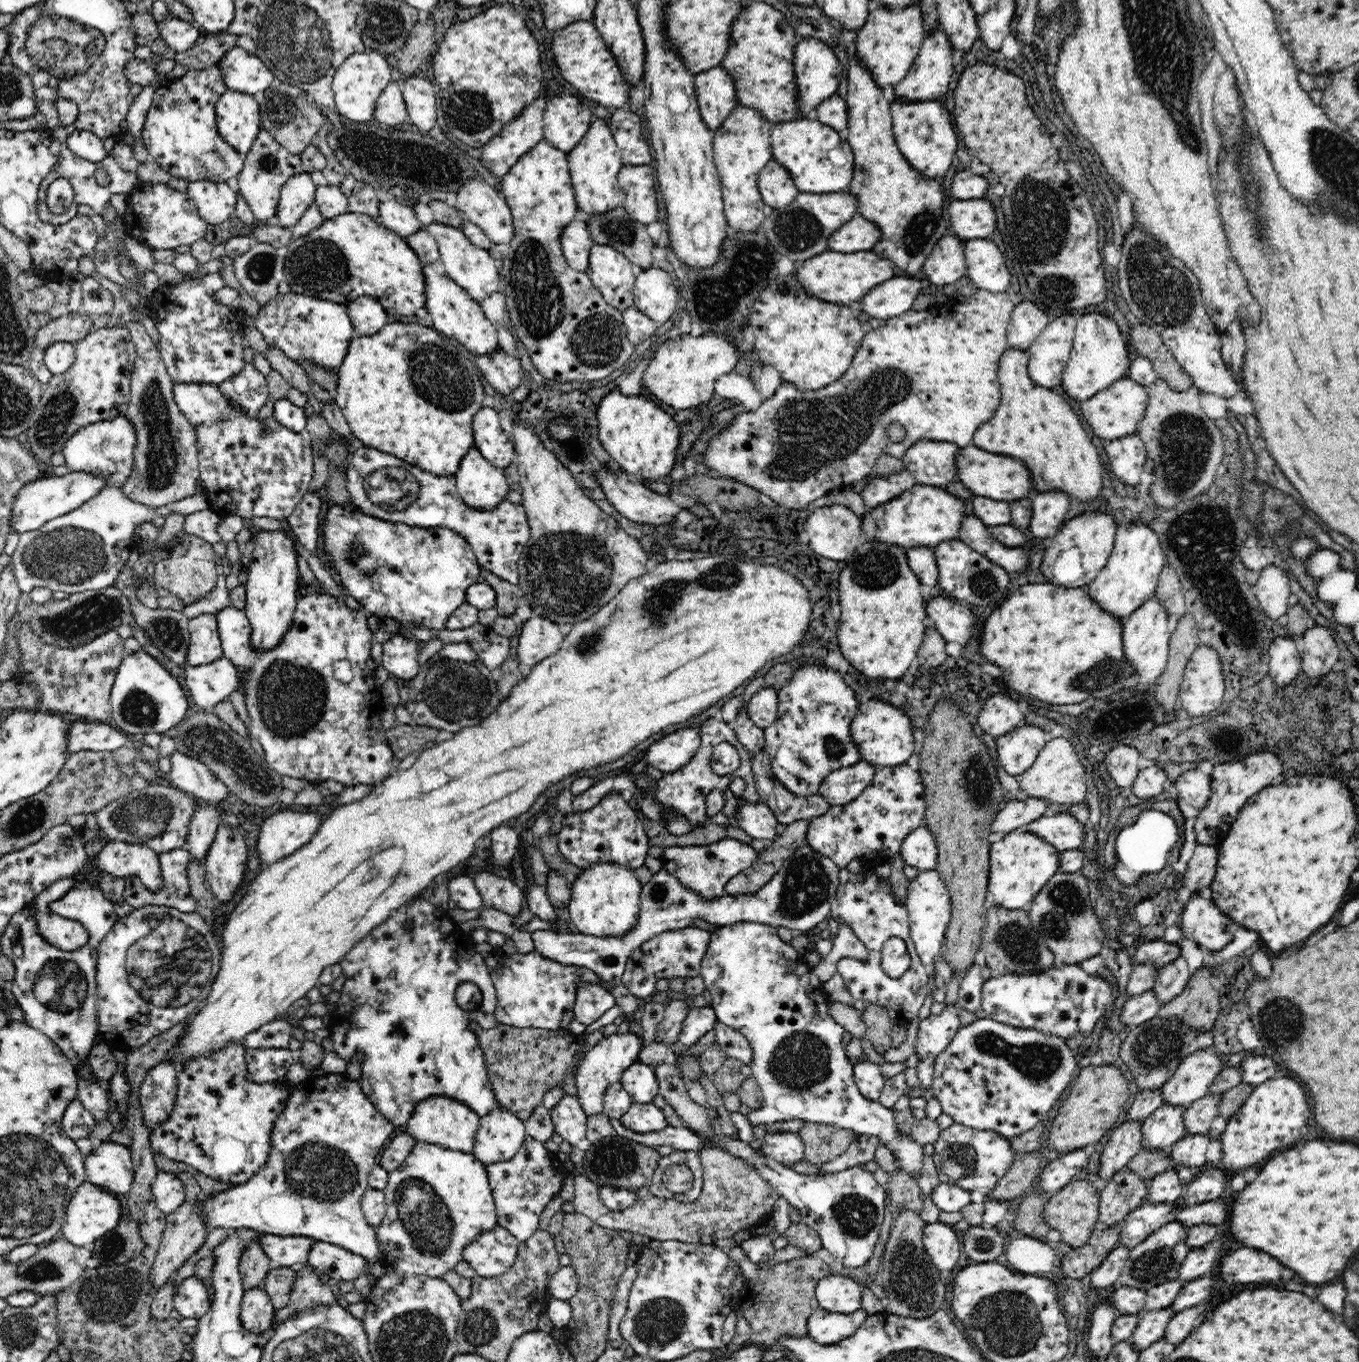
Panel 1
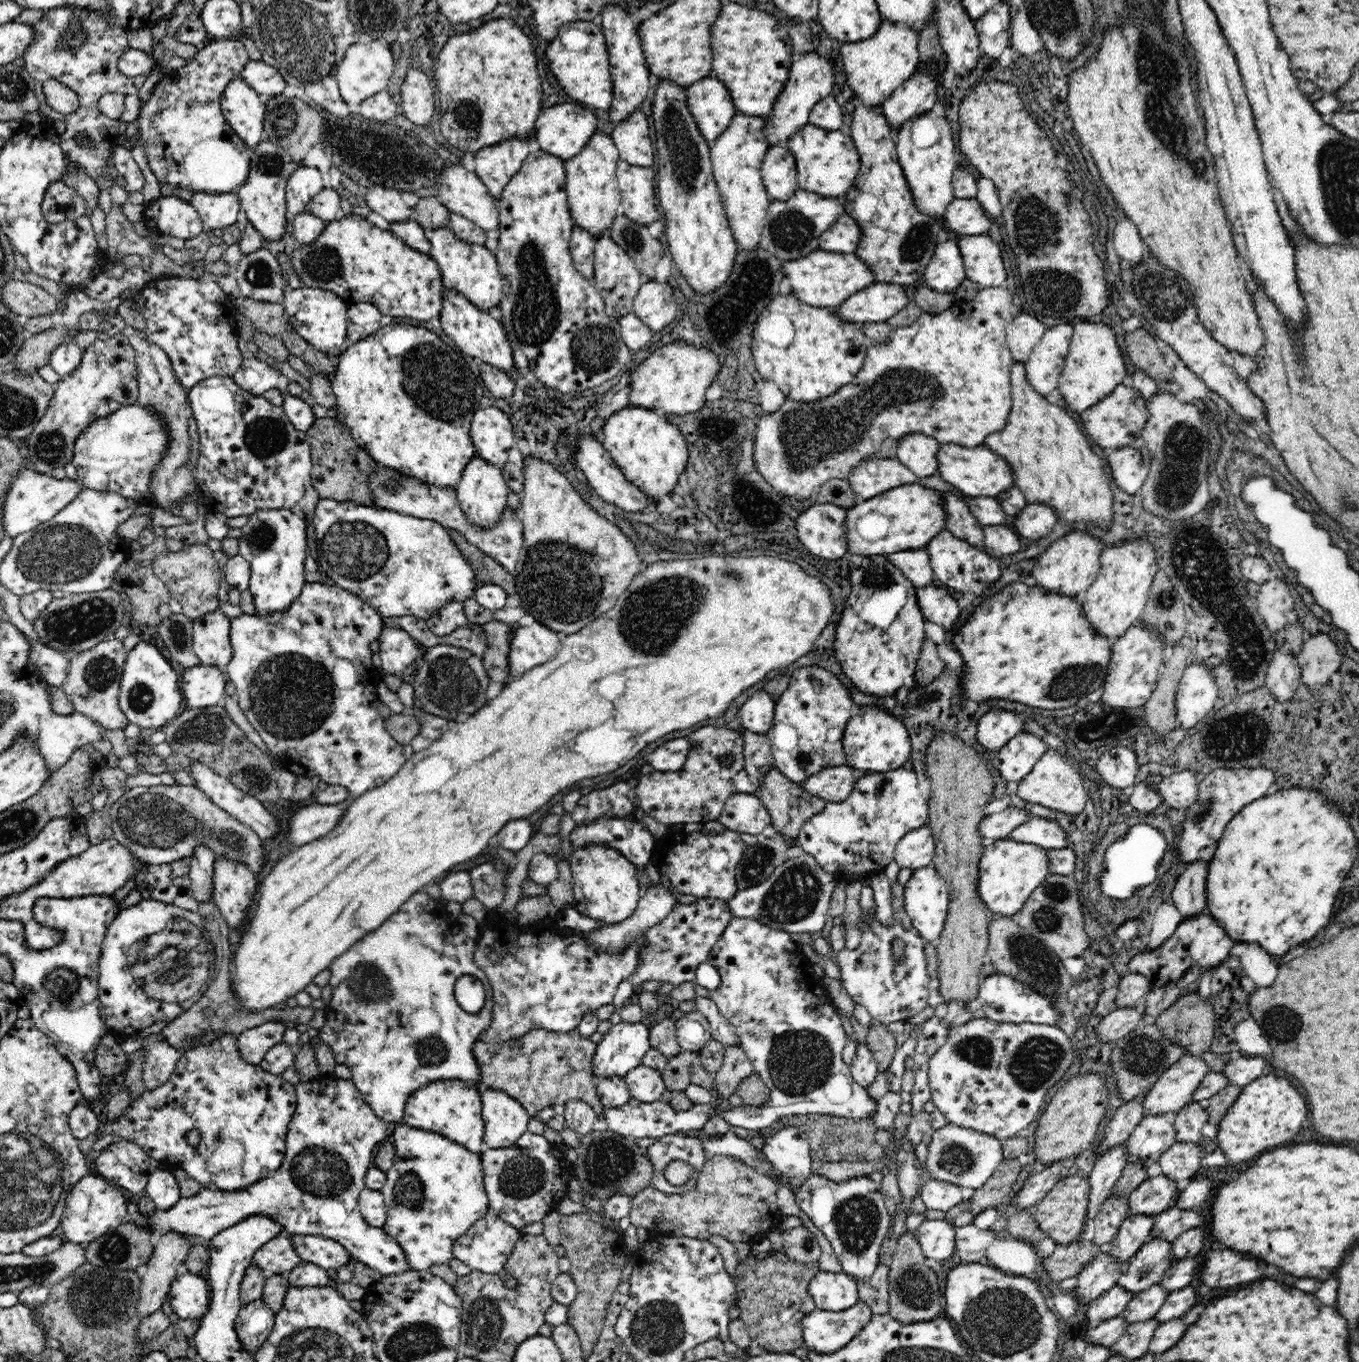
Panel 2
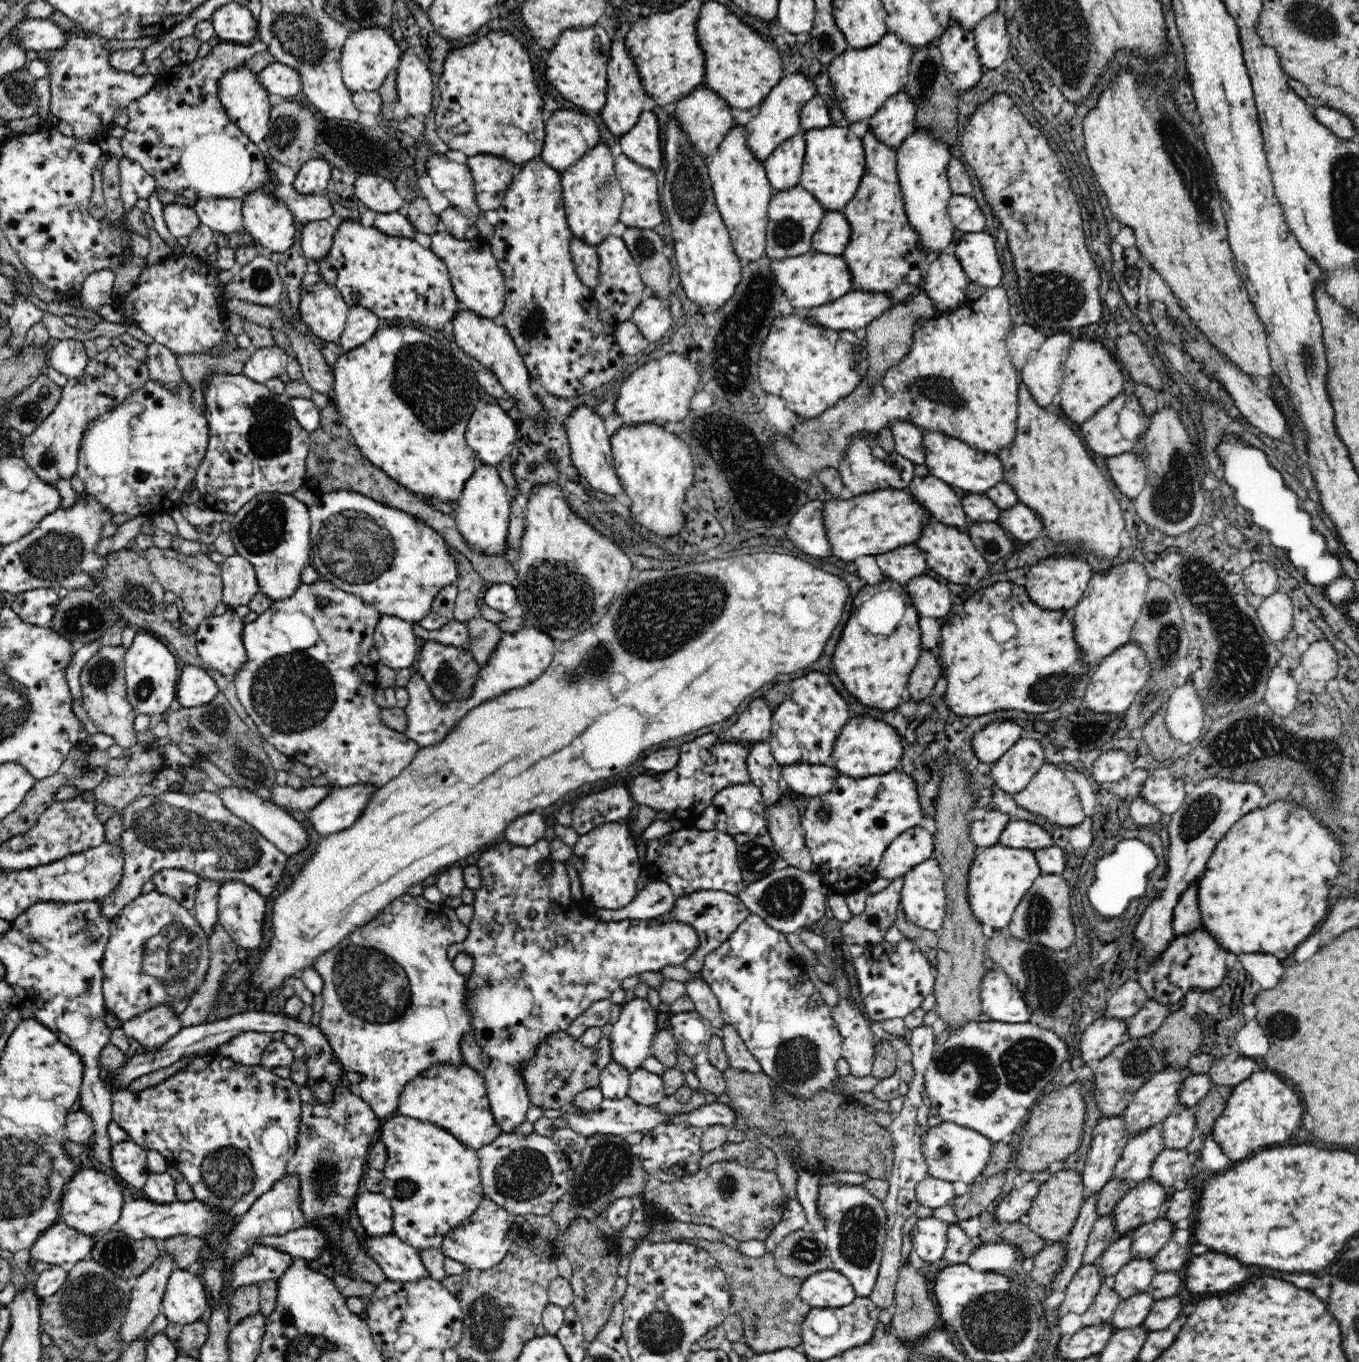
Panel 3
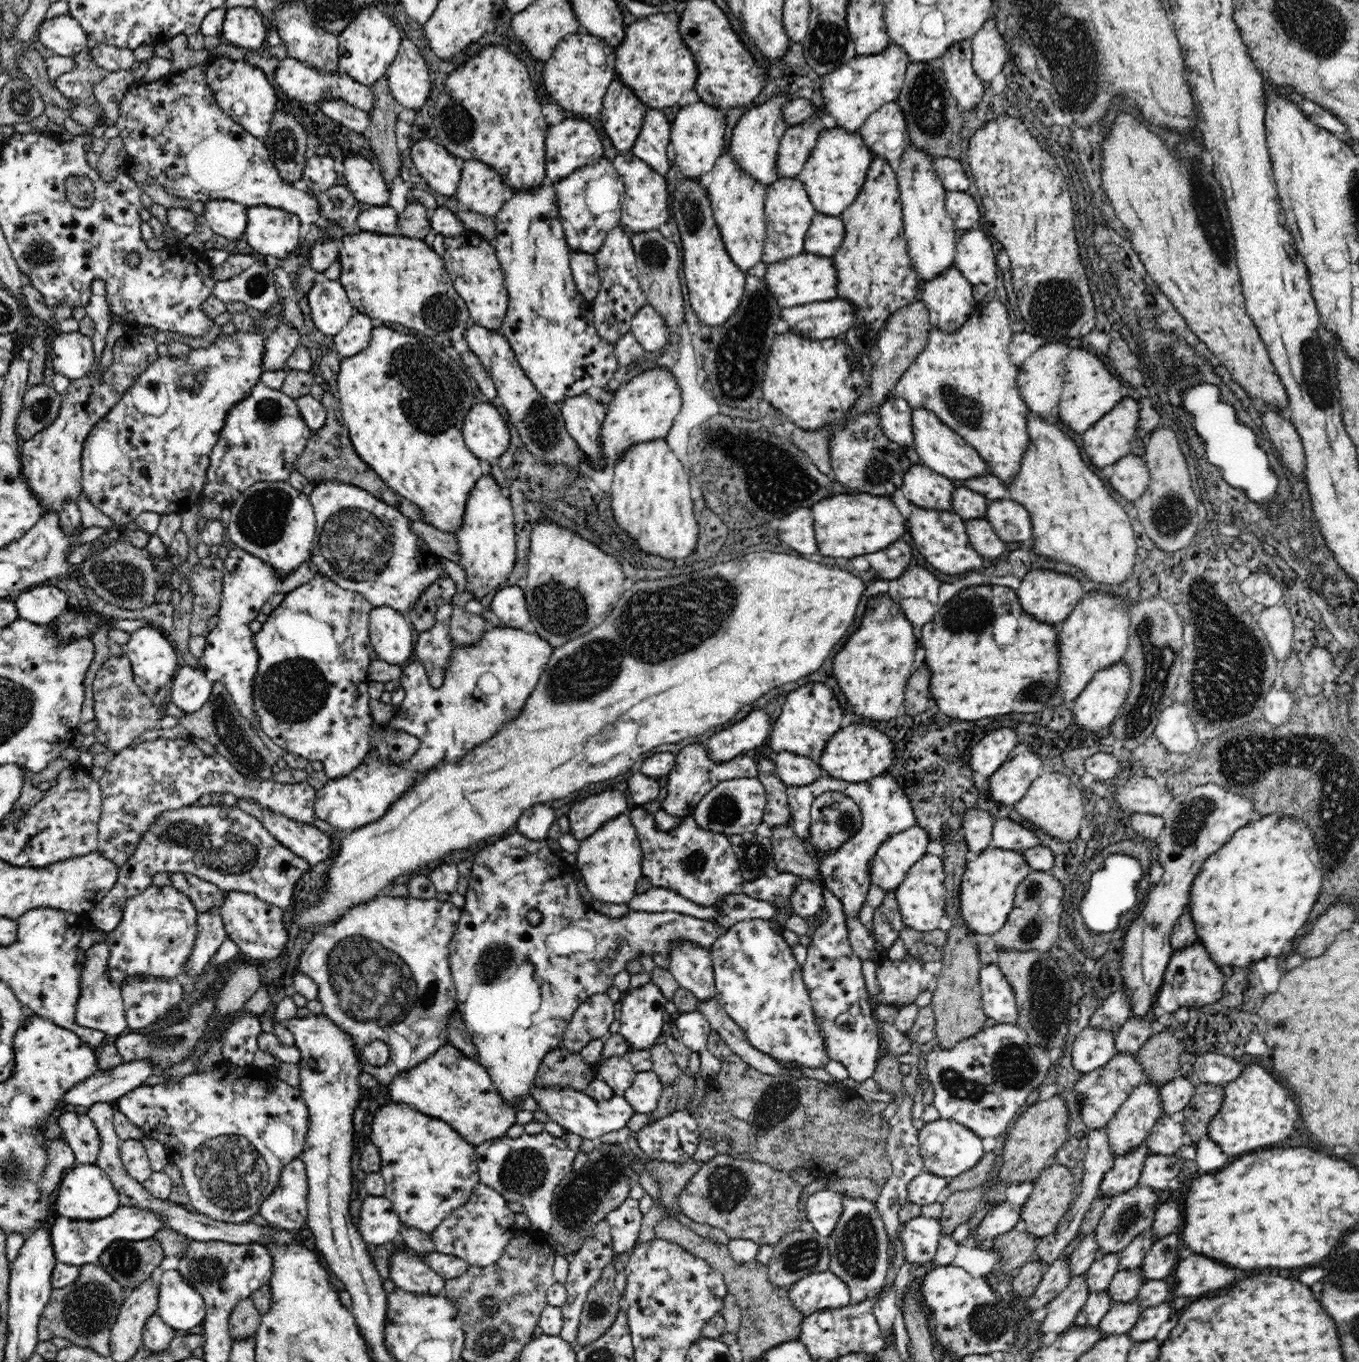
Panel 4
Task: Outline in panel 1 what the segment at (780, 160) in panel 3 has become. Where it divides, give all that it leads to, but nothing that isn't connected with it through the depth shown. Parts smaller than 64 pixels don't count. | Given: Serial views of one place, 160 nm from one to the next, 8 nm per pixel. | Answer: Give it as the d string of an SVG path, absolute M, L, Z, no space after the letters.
M774 159L762 168L758 187L763 202L774 210L786 208L800 194L788 172Z

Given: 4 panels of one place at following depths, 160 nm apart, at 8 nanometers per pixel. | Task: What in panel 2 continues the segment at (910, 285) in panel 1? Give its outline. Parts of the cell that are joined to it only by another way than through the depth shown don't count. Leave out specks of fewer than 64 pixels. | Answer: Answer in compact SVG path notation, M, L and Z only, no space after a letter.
M874 282L855 292L835 311L850 323L882 323L903 310L908 302L901 284Z

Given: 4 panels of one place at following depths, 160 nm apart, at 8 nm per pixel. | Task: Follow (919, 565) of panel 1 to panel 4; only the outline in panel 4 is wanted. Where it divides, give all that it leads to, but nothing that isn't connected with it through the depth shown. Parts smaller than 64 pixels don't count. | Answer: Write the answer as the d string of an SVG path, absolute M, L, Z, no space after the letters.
M898 540L896 544L890 544L882 552L868 554L865 558L870 562L871 569L878 572L880 578L890 581L900 578L912 566L912 551L910 544Z

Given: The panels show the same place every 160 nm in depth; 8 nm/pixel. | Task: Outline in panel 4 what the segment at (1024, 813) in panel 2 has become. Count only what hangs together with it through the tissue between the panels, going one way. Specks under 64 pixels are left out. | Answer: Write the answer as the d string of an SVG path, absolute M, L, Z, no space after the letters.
M980 808L967 810L964 813L964 838L970 852L982 852L990 847L996 818L990 811Z

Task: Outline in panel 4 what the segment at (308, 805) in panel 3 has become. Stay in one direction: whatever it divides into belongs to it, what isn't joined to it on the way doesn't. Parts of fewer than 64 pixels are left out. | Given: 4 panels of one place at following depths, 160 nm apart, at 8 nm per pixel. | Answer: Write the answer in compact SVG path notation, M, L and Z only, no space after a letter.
M159 738L153 741L135 741L128 748L113 755L111 761L105 766L103 776L100 778L99 786L102 792L101 817L99 826L99 843L97 851L102 856L108 857L114 864L120 866L128 856L132 856L140 836L148 830L152 820L160 816L160 812L176 810L184 806L196 805L196 800L202 794L230 792L238 799L252 799L264 808L272 812L284 814L296 822L311 824L314 820L314 805L317 791L308 784L281 784L275 781L249 780L242 776L240 772L224 759L224 757L214 754L204 756L204 754L194 745L193 740Z

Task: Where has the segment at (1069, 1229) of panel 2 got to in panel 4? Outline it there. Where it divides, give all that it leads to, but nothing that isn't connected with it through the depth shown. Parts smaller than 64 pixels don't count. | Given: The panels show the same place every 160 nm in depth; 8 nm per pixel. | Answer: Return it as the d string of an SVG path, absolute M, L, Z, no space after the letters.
M1058 1163L1051 1168L1046 1168L1035 1180L1032 1194L1022 1208L1021 1220L1026 1222L1026 1230L1041 1238L1052 1234L1063 1219L1064 1213L1068 1212L1079 1183L1077 1173L1066 1166Z

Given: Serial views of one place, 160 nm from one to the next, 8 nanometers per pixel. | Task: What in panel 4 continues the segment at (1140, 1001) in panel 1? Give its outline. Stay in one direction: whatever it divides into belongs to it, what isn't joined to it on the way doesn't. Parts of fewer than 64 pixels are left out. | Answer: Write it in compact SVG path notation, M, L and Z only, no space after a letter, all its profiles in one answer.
M1088 1026L1076 1035L1071 1061L1080 1072L1087 1073L1104 1066L1117 1052L1114 1032Z

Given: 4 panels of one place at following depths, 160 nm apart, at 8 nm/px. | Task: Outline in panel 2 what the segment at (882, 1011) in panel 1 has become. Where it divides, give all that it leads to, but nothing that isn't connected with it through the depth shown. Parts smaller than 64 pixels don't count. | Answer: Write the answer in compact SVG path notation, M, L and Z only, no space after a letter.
M871 1021L867 1032L867 1047L878 1063L879 1072L884 1072L896 1052L896 1041L886 1025L879 1021Z

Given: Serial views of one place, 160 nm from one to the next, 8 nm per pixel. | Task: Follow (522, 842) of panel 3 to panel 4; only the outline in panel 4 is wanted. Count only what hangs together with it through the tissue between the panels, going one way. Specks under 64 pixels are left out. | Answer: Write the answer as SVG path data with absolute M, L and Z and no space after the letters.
M537 804L531 806L518 818L516 828L518 833L530 840L542 840L548 837L548 829L554 820L557 820L557 812L552 805Z

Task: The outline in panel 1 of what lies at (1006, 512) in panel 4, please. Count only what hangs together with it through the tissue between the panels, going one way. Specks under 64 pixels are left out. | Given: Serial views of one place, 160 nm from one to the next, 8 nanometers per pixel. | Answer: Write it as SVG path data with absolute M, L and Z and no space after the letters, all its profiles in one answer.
M1056 489L1042 493L1036 491L1033 496L1030 529L1042 542L1050 528L1060 527L1066 521L1071 498L1065 490Z

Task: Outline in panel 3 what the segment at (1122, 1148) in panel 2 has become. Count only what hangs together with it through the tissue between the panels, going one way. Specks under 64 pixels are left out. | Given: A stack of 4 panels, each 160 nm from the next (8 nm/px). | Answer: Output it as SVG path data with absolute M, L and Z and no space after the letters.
M1096 1193L1085 1198L1076 1222L1064 1240L1067 1247L1064 1268L1062 1268L1062 1272L1056 1274L1056 1278L1051 1284L1053 1291L1065 1290L1066 1284L1072 1281L1076 1272L1083 1266L1082 1256L1086 1250L1089 1234L1099 1217L1097 1214L1098 1199L1099 1194Z

